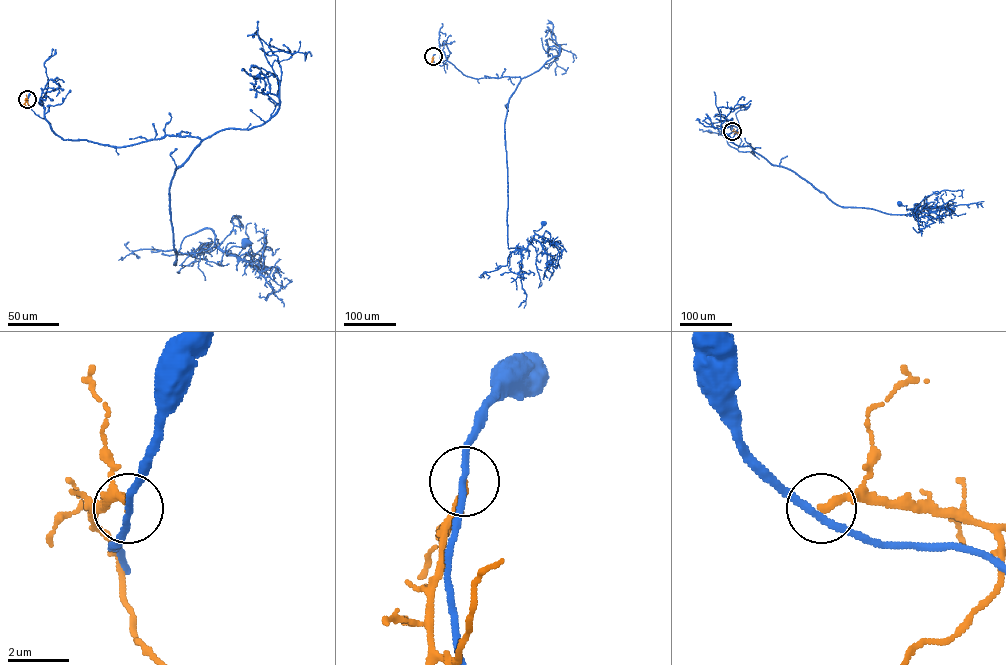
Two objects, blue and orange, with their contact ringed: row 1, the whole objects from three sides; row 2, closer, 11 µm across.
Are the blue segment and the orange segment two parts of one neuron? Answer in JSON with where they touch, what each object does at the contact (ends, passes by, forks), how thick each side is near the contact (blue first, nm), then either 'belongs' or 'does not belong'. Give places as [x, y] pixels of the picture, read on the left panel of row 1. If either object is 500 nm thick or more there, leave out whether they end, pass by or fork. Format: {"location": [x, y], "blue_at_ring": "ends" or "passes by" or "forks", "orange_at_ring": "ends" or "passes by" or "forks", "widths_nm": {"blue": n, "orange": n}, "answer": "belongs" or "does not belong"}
{"location": [27, 99], "blue_at_ring": "passes by", "orange_at_ring": "ends", "widths_nm": {"blue": 220, "orange": 240}, "answer": "does not belong"}

